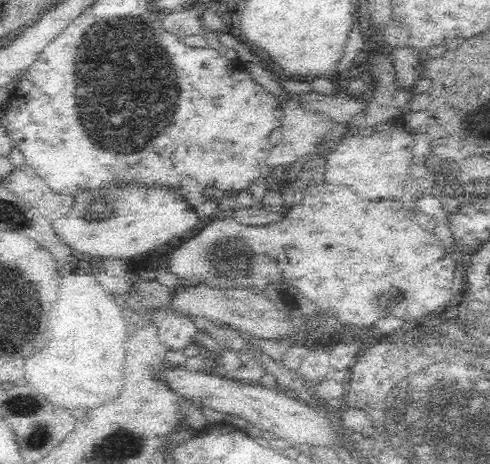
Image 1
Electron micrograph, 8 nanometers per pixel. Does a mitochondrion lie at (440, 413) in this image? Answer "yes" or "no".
yes

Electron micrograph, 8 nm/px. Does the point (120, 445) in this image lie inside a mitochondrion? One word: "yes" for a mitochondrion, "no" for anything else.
yes

